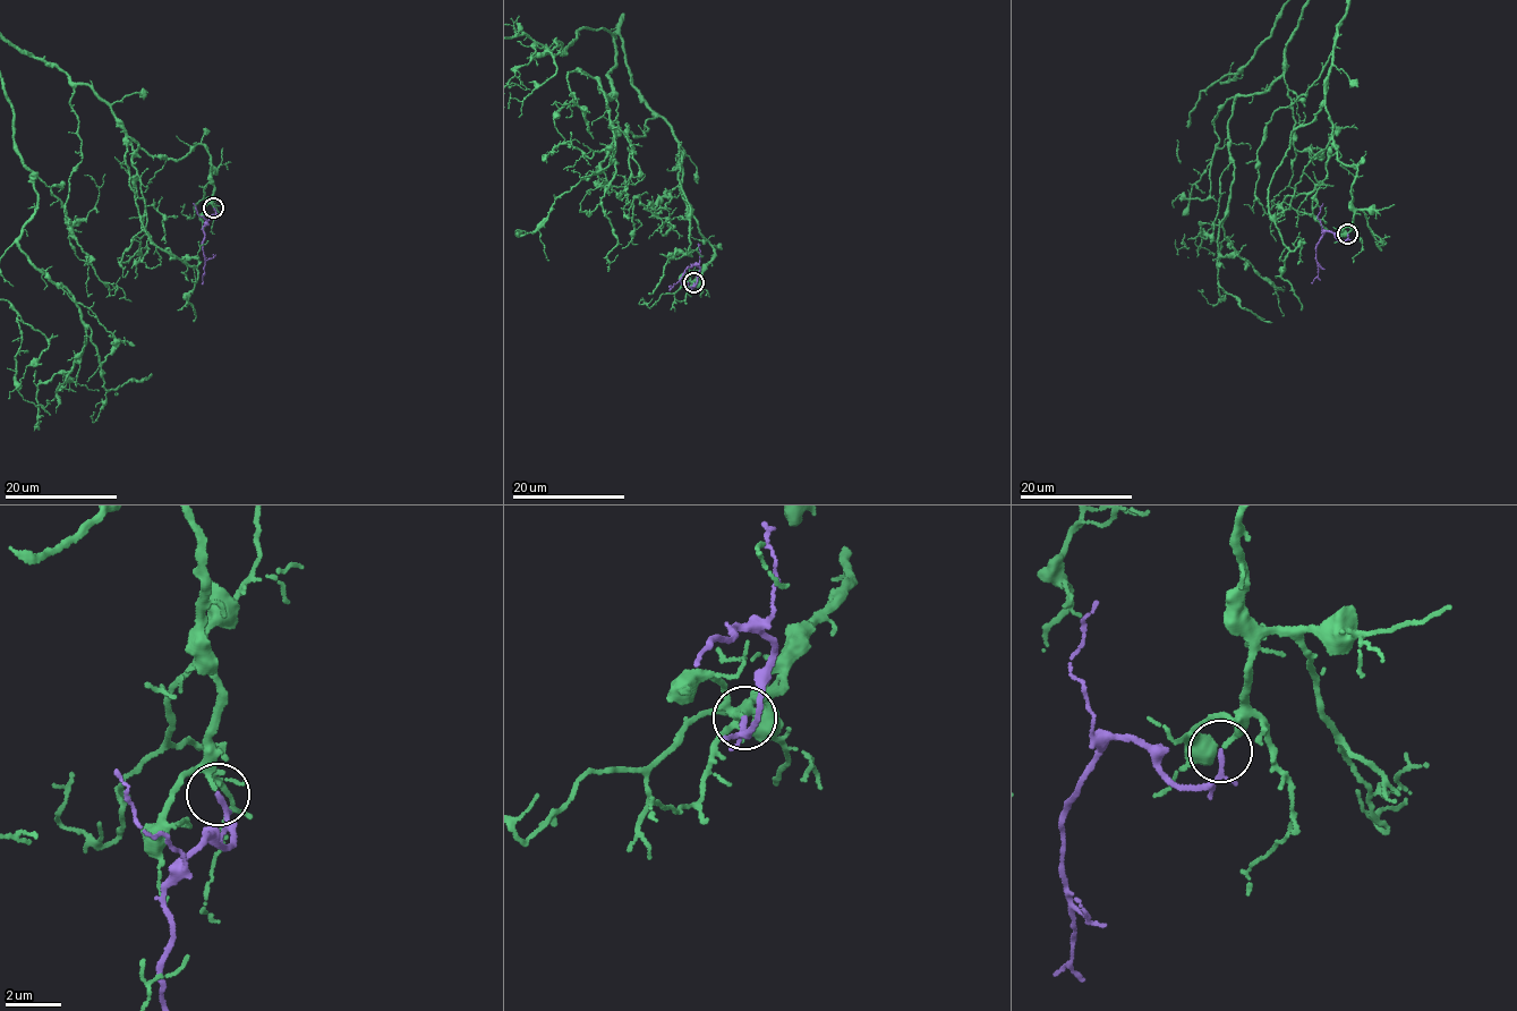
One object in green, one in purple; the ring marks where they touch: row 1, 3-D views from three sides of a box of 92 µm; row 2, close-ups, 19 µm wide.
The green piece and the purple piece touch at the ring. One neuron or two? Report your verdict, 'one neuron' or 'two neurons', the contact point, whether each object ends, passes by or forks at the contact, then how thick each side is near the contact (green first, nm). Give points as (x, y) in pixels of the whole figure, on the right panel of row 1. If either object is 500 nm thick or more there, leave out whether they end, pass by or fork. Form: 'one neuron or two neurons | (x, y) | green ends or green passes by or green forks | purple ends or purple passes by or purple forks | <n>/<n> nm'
one neuron | (1347, 234) | green passes by | purple passes by | 180/130 nm

